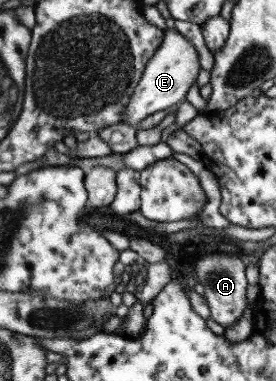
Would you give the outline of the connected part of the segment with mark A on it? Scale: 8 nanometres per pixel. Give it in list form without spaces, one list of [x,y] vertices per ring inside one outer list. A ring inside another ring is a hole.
[[[226,252],[203,256],[194,265],[197,282],[204,285],[203,297],[208,302],[211,317],[224,329],[228,329],[229,325],[238,321],[247,308],[245,268],[242,256]]]

